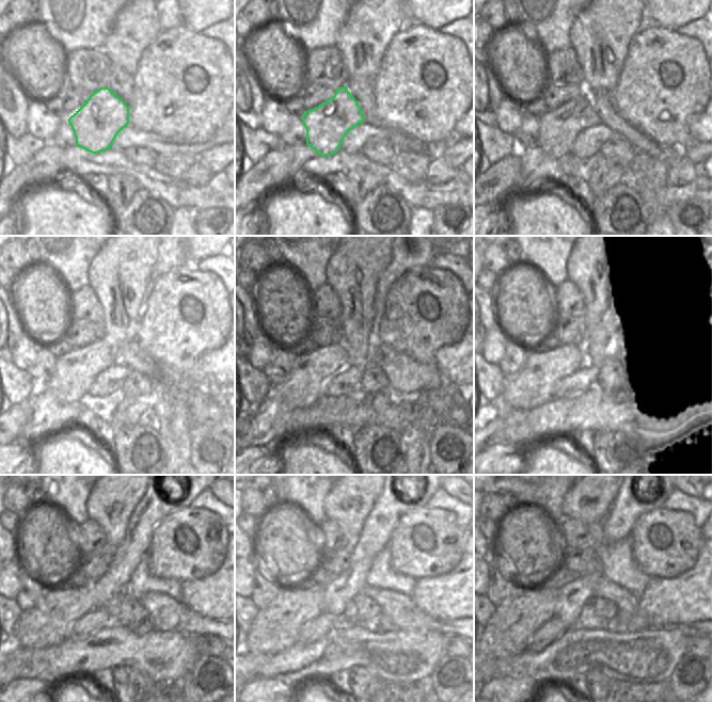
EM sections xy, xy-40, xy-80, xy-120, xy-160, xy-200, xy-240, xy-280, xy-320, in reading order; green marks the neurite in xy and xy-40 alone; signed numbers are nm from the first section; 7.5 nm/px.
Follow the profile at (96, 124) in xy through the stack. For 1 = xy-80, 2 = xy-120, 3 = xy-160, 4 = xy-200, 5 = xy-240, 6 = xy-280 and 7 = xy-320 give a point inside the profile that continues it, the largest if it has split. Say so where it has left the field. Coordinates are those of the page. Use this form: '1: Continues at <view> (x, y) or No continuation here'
1: Continues at xy-80 (558, 128)
2: Continues at xy-120 (75, 371)
3: Continues at xy-160 (303, 385)
4: Continues at xy-200 (533, 385)
5: Continues at xy-240 (49, 622)
6: Continues at xy-280 (275, 627)
7: Continues at xy-320 (508, 633).

